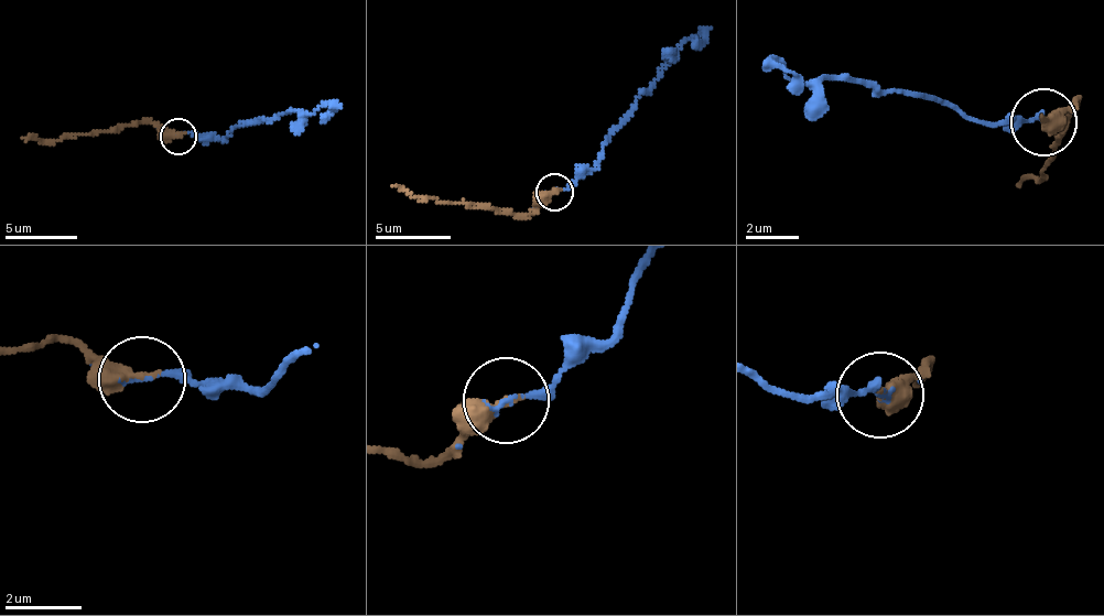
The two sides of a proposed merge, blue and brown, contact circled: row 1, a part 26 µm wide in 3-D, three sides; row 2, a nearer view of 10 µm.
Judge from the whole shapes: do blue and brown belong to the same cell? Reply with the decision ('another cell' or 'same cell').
same cell

